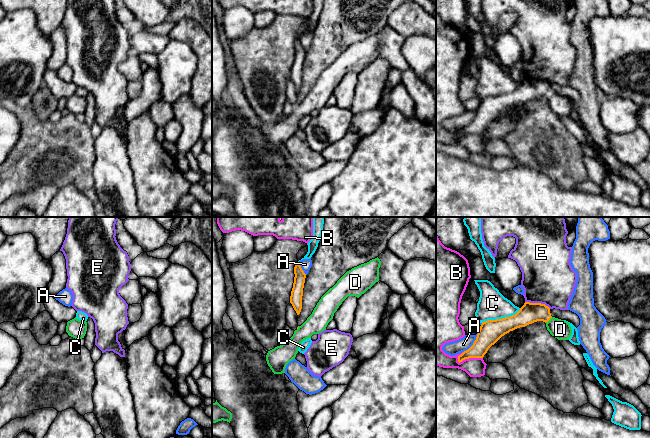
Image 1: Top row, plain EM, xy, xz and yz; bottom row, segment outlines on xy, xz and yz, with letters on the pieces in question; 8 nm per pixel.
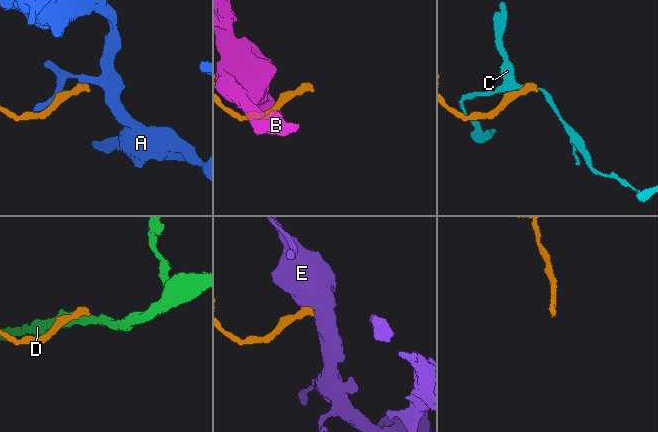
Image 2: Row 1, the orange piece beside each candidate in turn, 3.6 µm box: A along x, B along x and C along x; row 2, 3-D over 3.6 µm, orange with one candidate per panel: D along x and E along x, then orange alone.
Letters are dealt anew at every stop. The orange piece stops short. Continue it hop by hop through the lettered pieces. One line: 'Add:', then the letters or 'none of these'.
Add: none of these

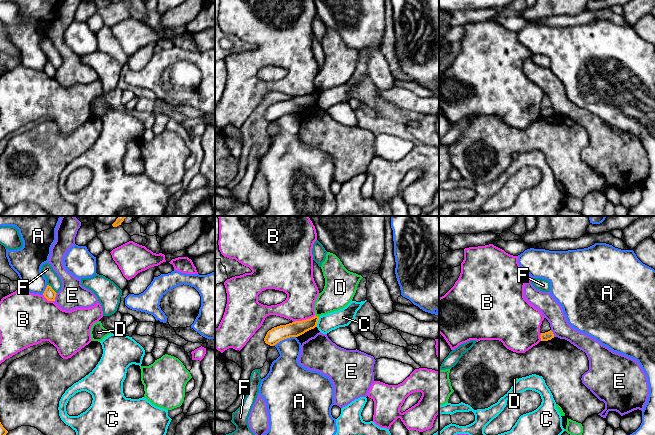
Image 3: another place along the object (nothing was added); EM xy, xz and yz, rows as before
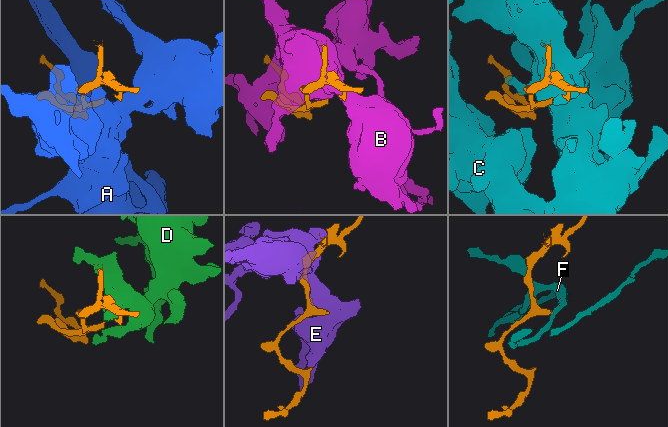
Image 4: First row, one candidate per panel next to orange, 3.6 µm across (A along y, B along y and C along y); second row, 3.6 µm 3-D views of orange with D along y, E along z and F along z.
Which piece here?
Add: none of these

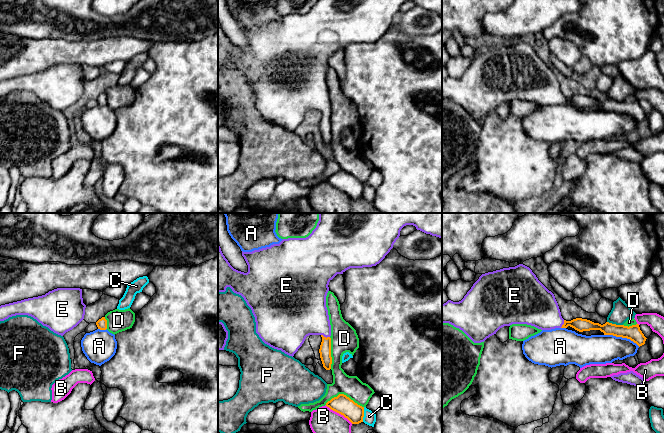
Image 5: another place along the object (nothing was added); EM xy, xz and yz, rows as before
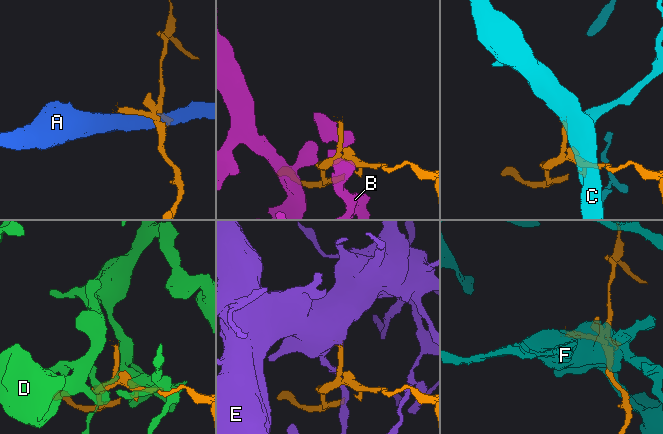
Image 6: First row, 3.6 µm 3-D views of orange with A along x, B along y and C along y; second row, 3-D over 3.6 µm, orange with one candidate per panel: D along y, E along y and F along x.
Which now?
Add: E

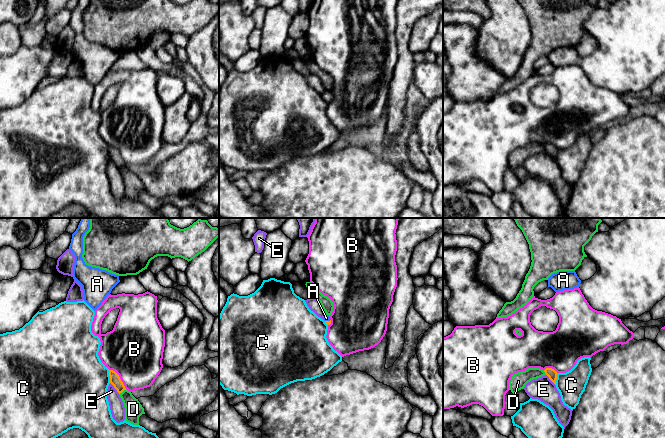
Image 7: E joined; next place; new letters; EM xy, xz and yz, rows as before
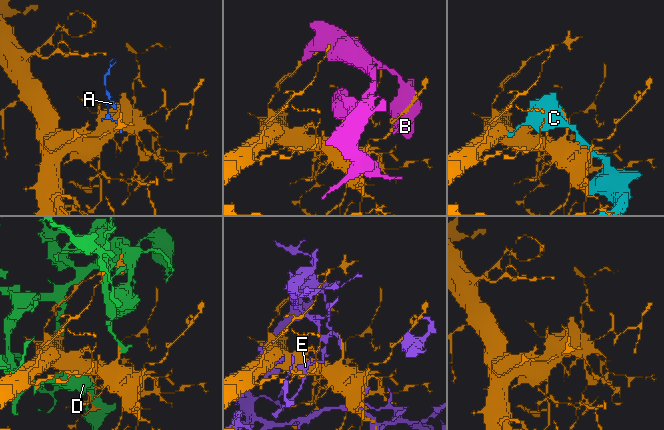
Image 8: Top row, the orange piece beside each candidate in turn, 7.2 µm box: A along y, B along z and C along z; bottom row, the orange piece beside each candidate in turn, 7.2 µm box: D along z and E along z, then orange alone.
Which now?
Add: A

